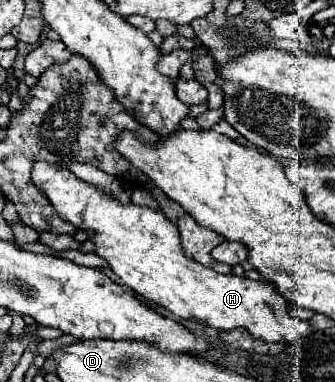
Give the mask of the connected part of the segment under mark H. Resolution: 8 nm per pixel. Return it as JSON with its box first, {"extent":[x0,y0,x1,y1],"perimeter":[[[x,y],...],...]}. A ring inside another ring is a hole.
{"extent":[33,162,315,344],"perimeter":[[[35,162],[33,182],[45,192],[45,196],[49,198],[49,202],[53,204],[53,208],[57,210],[57,214],[61,218],[65,218],[73,226],[77,226],[81,230],[87,230],[91,234],[91,240],[97,246],[97,254],[103,256],[109,262],[111,270],[121,278],[121,282],[125,286],[129,286],[135,294],[143,296],[145,300],[163,306],[173,316],[185,318],[185,320],[197,320],[197,322],[201,322],[205,326],[211,326],[215,330],[245,328],[249,334],[253,334],[253,338],[259,338],[259,340],[265,340],[265,342],[289,344],[289,342],[303,340],[303,338],[307,338],[309,334],[315,332],[309,320],[295,318],[289,312],[287,300],[275,290],[275,286],[271,282],[239,278],[235,274],[219,274],[213,268],[201,266],[195,260],[187,258],[185,252],[183,252],[181,240],[179,240],[177,226],[173,222],[169,222],[163,216],[163,212],[143,208],[143,206],[135,206],[135,204],[123,206],[119,200],[113,200],[111,196],[103,194],[93,184],[87,184],[87,182],[79,180],[67,168],[55,168],[55,166],[49,166],[47,162]]]}

